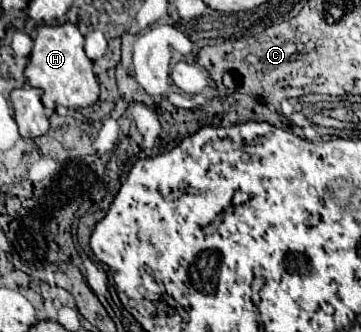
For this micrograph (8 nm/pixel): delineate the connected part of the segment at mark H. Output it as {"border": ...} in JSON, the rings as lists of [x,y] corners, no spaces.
{"border":[[[72,23],[38,25],[34,49],[24,75],[32,87],[44,91],[42,103],[46,108],[64,106],[84,109],[98,99],[98,79],[92,71],[92,61],[84,53],[84,37]]]}

